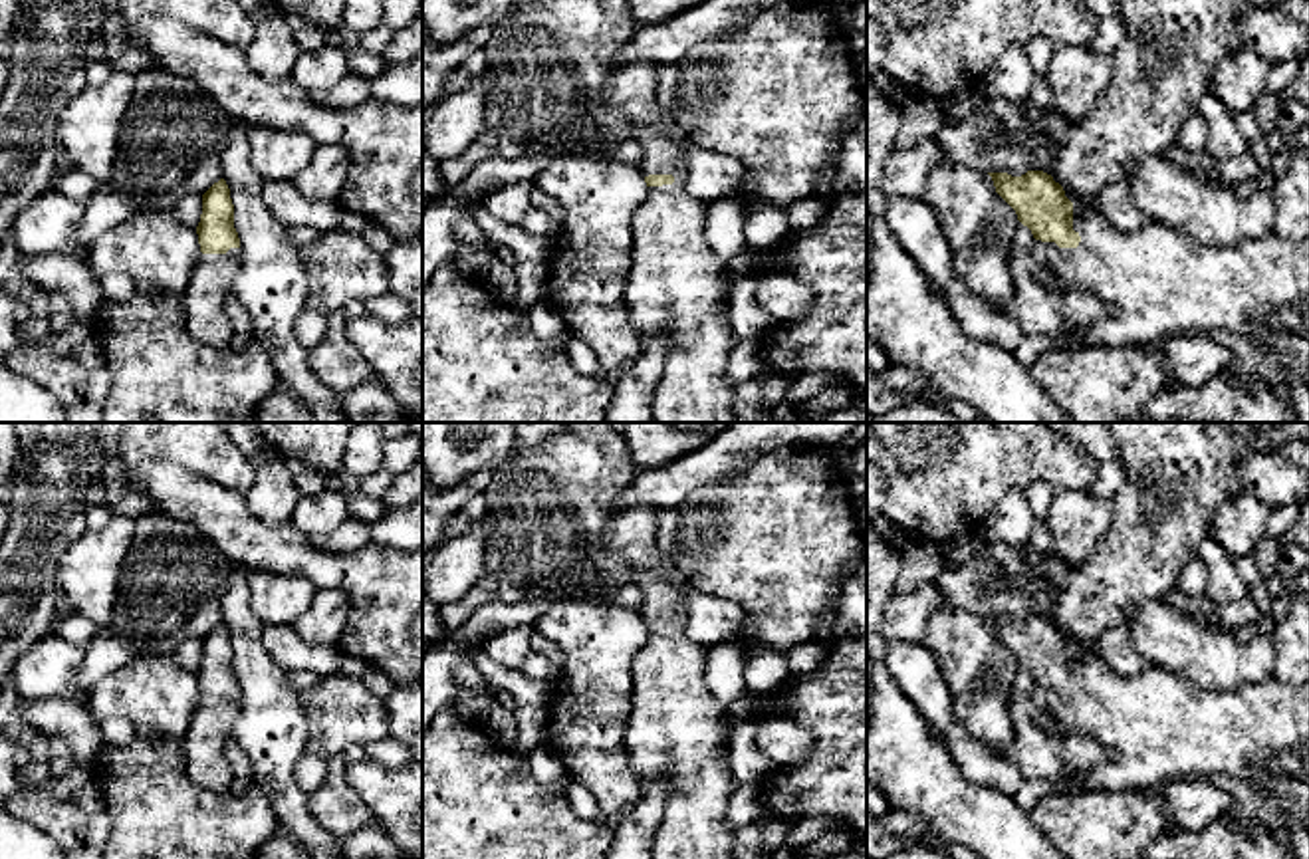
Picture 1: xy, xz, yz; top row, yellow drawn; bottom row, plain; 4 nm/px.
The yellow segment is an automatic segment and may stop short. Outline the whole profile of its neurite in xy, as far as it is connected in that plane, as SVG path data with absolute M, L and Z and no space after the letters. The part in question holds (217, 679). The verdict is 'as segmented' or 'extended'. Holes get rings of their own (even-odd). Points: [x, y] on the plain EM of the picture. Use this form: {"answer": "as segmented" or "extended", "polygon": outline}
{"answer": "extended", "polygon": "M224 623L202 639L196 678L200 700L182 738L186 774L202 790L228 794L234 772L226 758L226 746L232 738L242 694L234 673L234 649Z"}

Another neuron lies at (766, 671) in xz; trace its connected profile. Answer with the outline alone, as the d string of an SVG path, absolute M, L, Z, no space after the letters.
M766 649L750 653L746 661L746 690L754 696L768 696L789 678L785 655Z

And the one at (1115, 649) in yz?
M1127 625L1105 629L1095 653L1113 673L1123 676L1138 675L1146 667L1146 661L1130 643Z

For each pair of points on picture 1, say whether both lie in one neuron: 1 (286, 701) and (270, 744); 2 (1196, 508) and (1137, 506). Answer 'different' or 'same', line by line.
1: same
2: same

